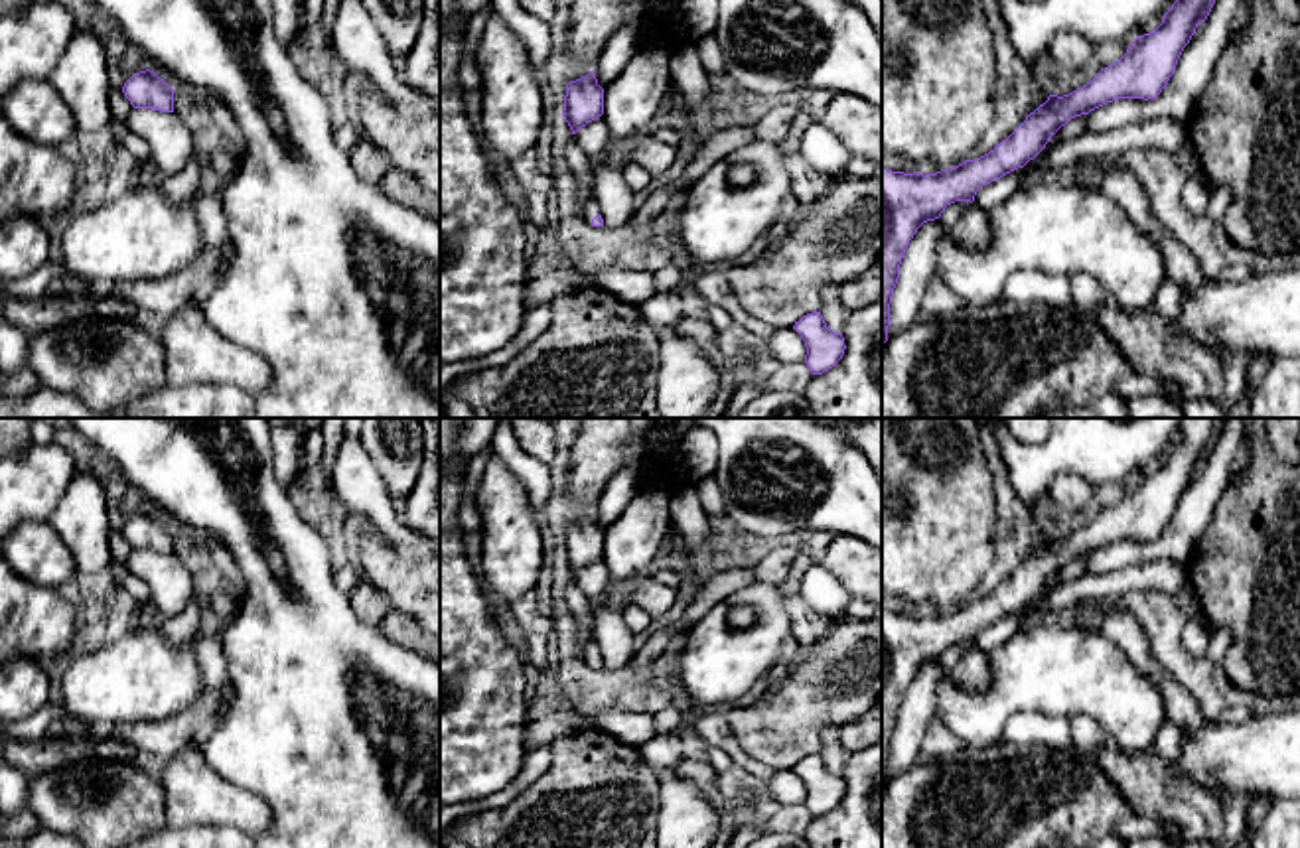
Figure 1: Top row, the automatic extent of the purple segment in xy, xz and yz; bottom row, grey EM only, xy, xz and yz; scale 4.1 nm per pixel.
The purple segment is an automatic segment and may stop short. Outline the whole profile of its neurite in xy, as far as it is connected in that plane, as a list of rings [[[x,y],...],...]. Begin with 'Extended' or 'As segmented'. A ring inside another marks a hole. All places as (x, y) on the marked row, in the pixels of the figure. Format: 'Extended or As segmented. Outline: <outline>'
As segmented. Outline: [[[150,69],[134,73],[122,93],[134,108],[174,112],[174,89]]]

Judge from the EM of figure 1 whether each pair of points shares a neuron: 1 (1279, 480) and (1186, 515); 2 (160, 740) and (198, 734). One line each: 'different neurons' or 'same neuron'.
1: different neurons
2: same neuron

